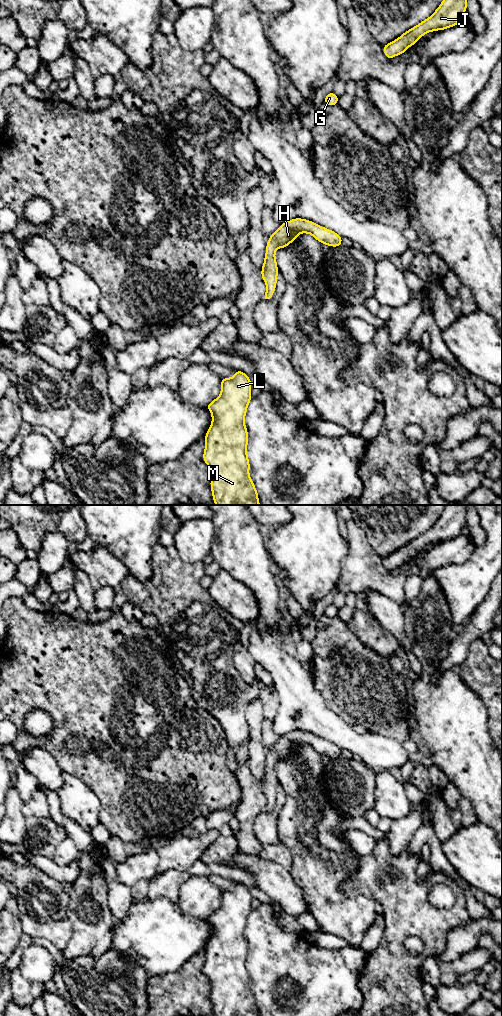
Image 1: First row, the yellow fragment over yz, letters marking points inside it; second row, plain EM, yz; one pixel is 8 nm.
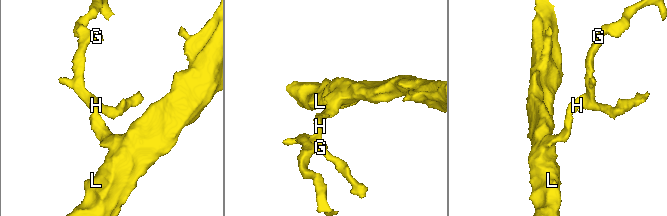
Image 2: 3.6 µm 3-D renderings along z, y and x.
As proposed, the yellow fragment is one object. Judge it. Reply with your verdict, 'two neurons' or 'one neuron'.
one neuron

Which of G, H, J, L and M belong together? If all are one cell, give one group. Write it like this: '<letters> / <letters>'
G H J L M

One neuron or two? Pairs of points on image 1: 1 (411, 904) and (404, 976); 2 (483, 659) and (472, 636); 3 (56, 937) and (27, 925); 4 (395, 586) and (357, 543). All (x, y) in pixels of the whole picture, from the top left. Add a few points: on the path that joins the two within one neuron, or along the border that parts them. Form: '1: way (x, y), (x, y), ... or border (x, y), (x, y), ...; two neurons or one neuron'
1: way (401, 922), (397, 928), (397, 958); one neuron
2: border (479, 639), (471, 644), (463, 662); two neurons
3: way (49, 930), (34, 929); one neuron
4: way (382, 582), (361, 561), (361, 556); one neuron

